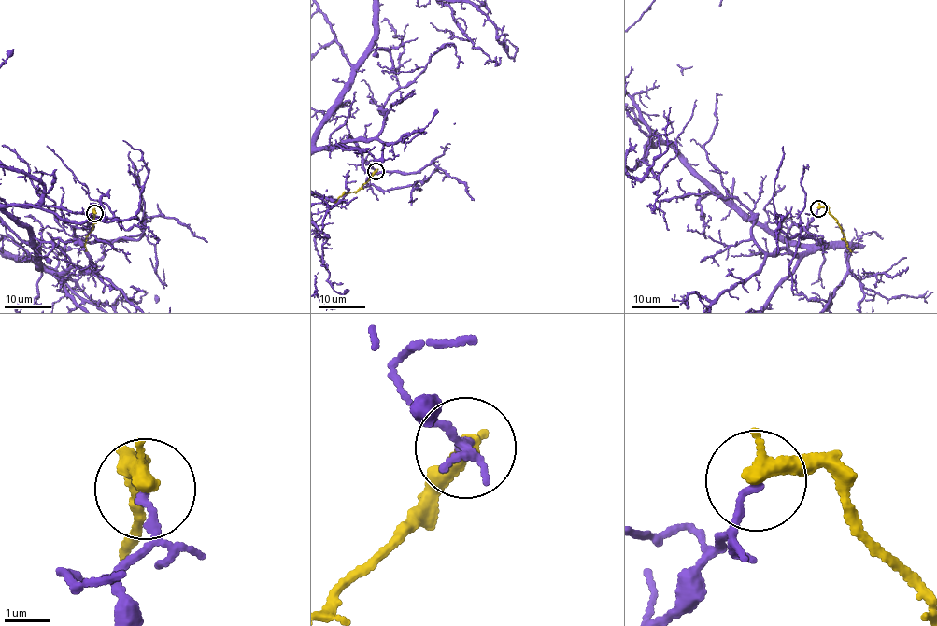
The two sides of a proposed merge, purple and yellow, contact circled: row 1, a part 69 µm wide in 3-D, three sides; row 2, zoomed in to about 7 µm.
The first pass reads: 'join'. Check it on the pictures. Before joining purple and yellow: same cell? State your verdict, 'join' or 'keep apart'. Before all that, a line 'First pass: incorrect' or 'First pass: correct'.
First pass: incorrect
keep apart

